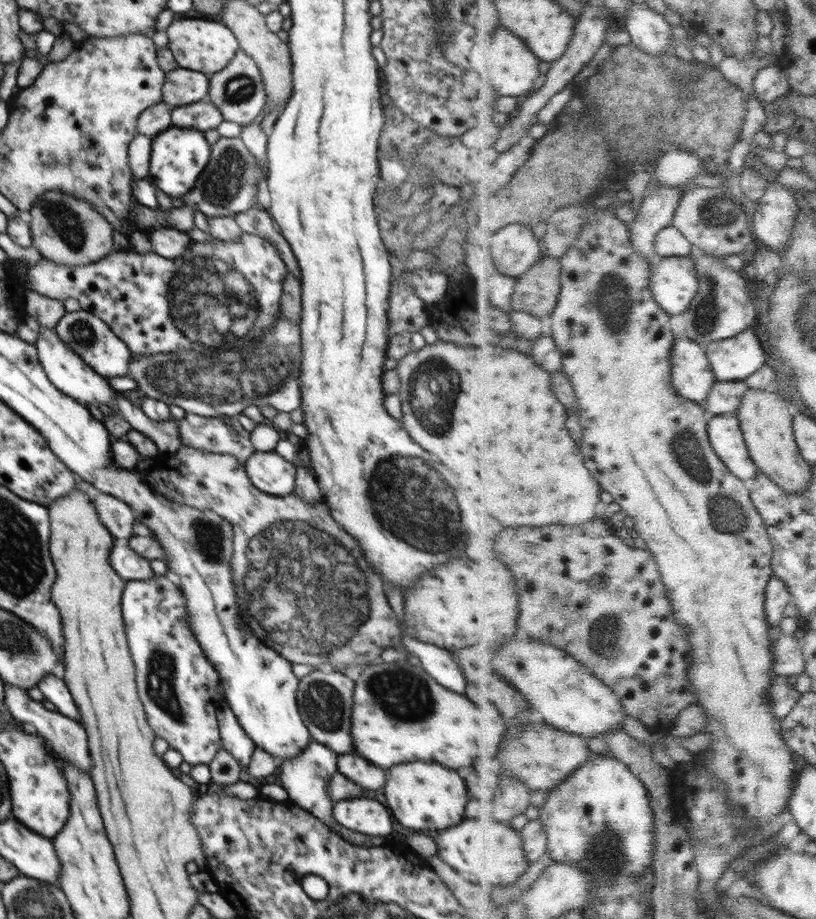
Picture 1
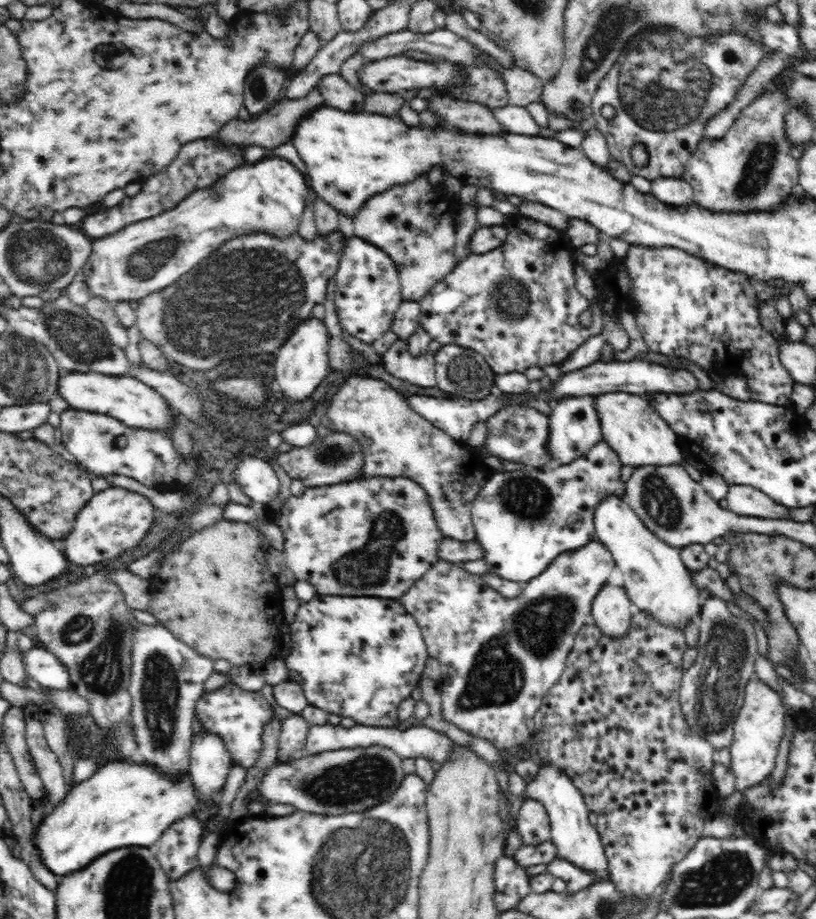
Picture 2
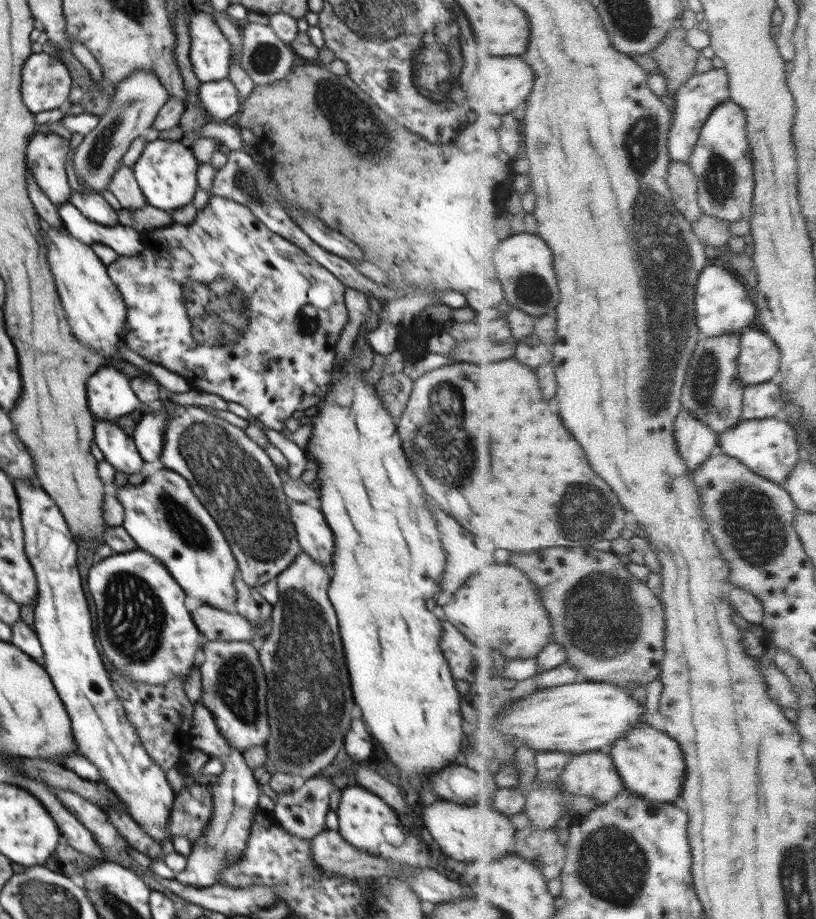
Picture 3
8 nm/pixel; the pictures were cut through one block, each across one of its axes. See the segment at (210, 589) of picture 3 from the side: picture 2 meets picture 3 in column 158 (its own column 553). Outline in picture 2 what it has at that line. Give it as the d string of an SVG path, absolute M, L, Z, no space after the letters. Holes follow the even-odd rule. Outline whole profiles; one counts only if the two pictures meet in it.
M602 440L580 458L561 465L552 472L525 467L486 478L486 484L471 504L471 519L475 528L475 540L482 547L483 559L488 564L487 572L512 582L528 582L540 576L556 556L586 546L594 536L596 506L606 496L625 496L625 483L621 480L622 467L618 454Z

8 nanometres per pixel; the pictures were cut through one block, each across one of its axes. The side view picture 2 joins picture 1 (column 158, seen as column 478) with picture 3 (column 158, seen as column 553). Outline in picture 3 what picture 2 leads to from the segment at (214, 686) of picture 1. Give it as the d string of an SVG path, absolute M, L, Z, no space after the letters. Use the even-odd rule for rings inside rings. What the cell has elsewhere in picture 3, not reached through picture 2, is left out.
M136 548L97 559L88 572L88 592L96 606L100 648L132 682L164 686L172 678L184 681L200 663L204 638L186 608L186 594L152 554Z

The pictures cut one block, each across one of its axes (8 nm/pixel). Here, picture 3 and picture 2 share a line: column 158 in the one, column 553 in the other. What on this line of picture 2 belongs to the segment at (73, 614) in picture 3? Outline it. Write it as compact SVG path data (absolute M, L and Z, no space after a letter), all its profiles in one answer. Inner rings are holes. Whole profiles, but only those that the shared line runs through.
M551 764L540 765L537 775L527 784L523 794L540 801L549 814L551 840L558 851L557 858L574 864L582 871L594 873L596 881L611 881L608 858L599 832L589 823L589 810L582 793L574 786L566 772Z

